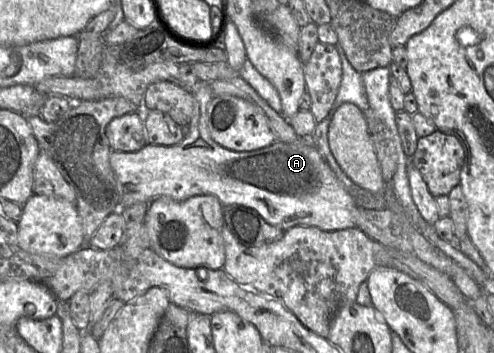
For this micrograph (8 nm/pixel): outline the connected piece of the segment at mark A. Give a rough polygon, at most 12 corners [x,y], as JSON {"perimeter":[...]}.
{"perimeter":[[209,85],[179,143],[111,150],[118,210],[213,195],[286,231],[357,227],[307,140],[233,151]]}

